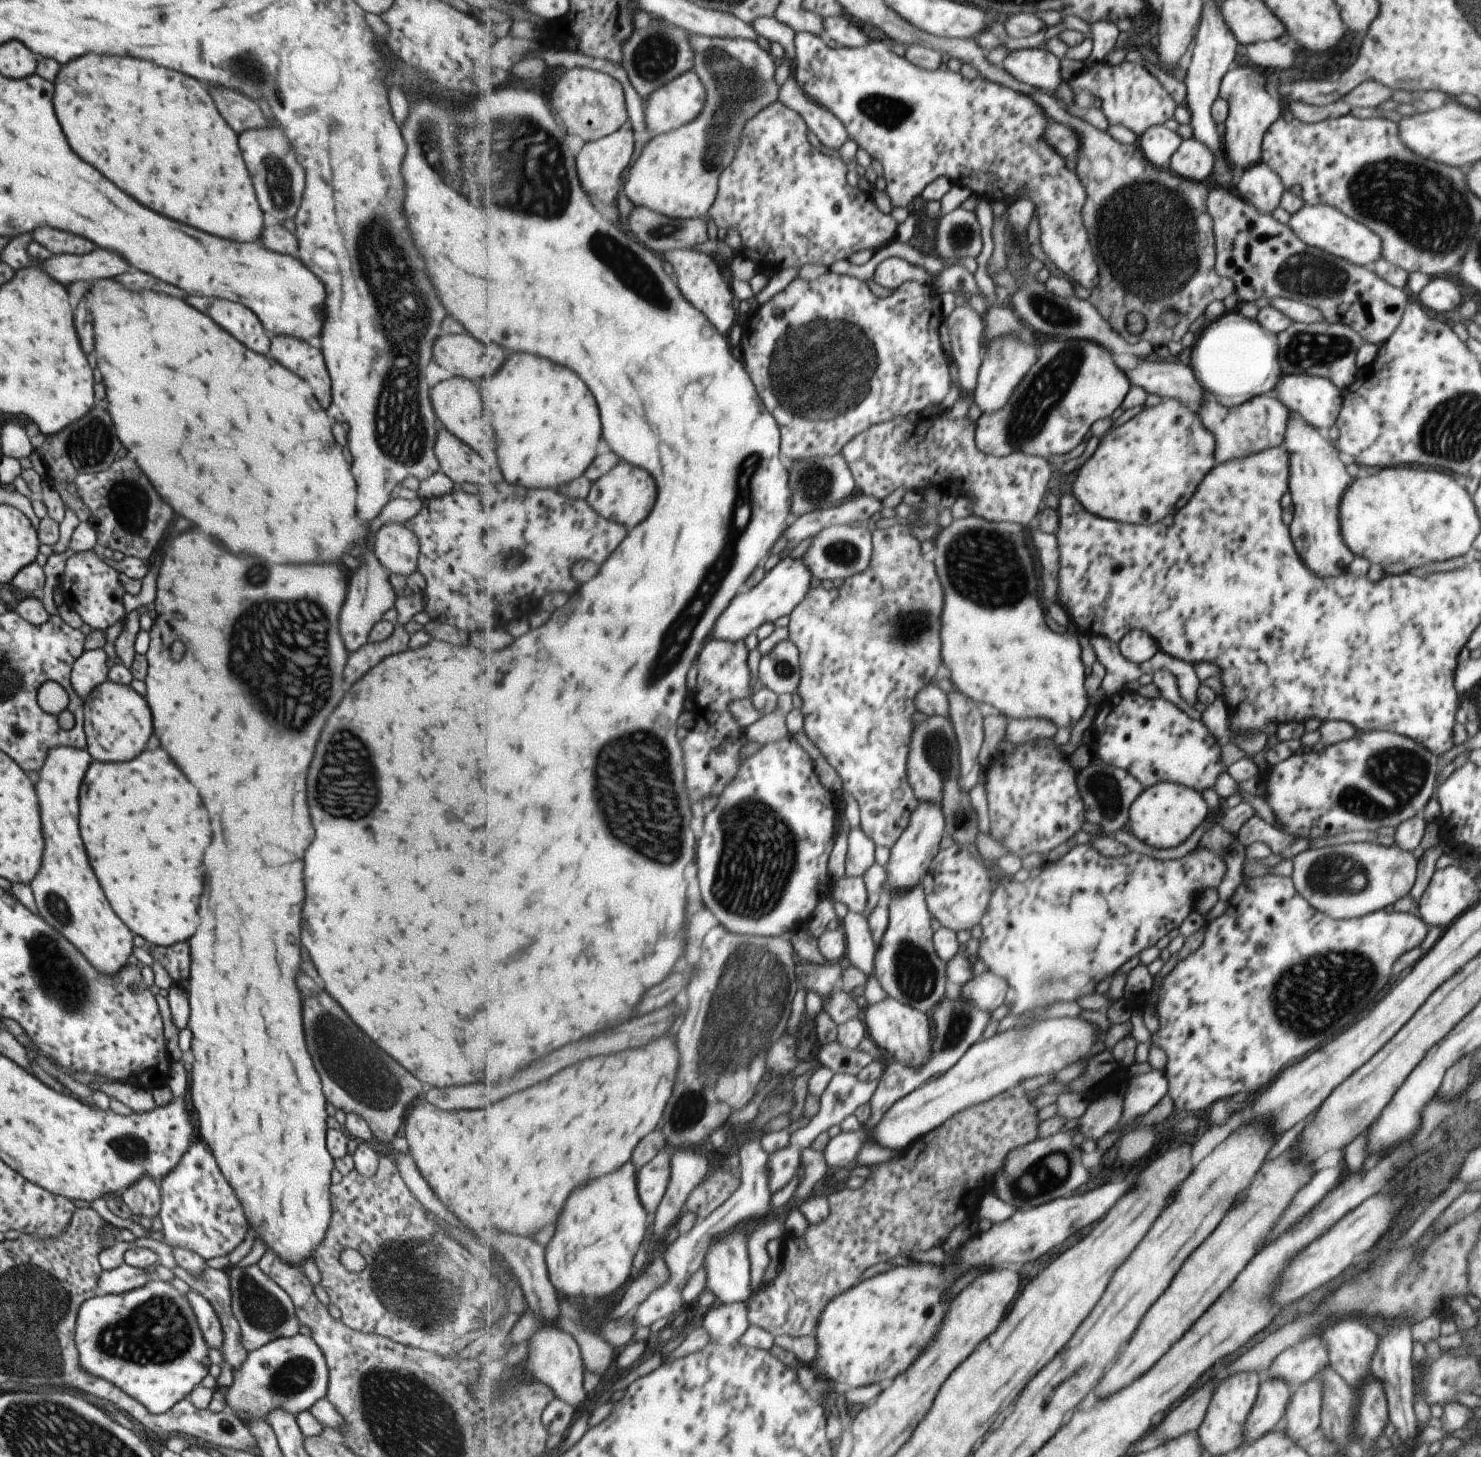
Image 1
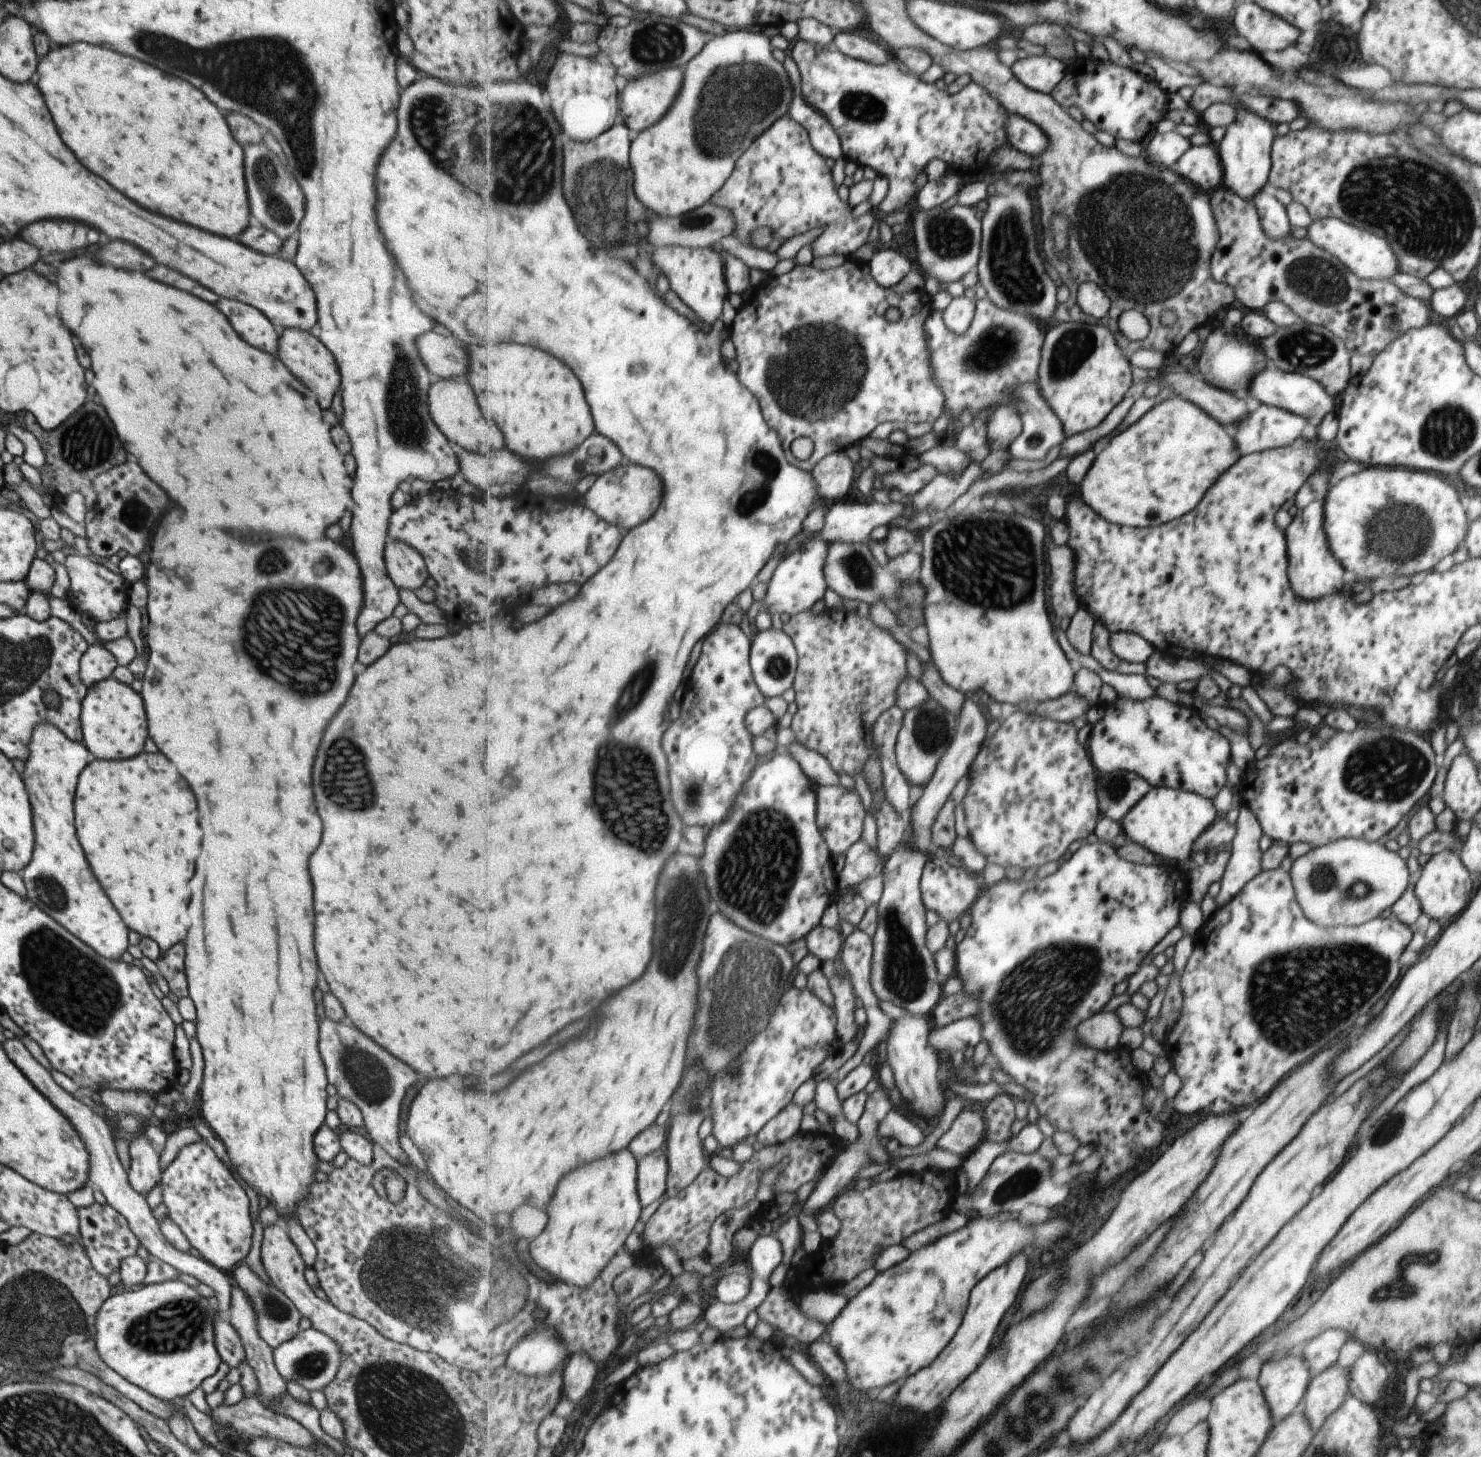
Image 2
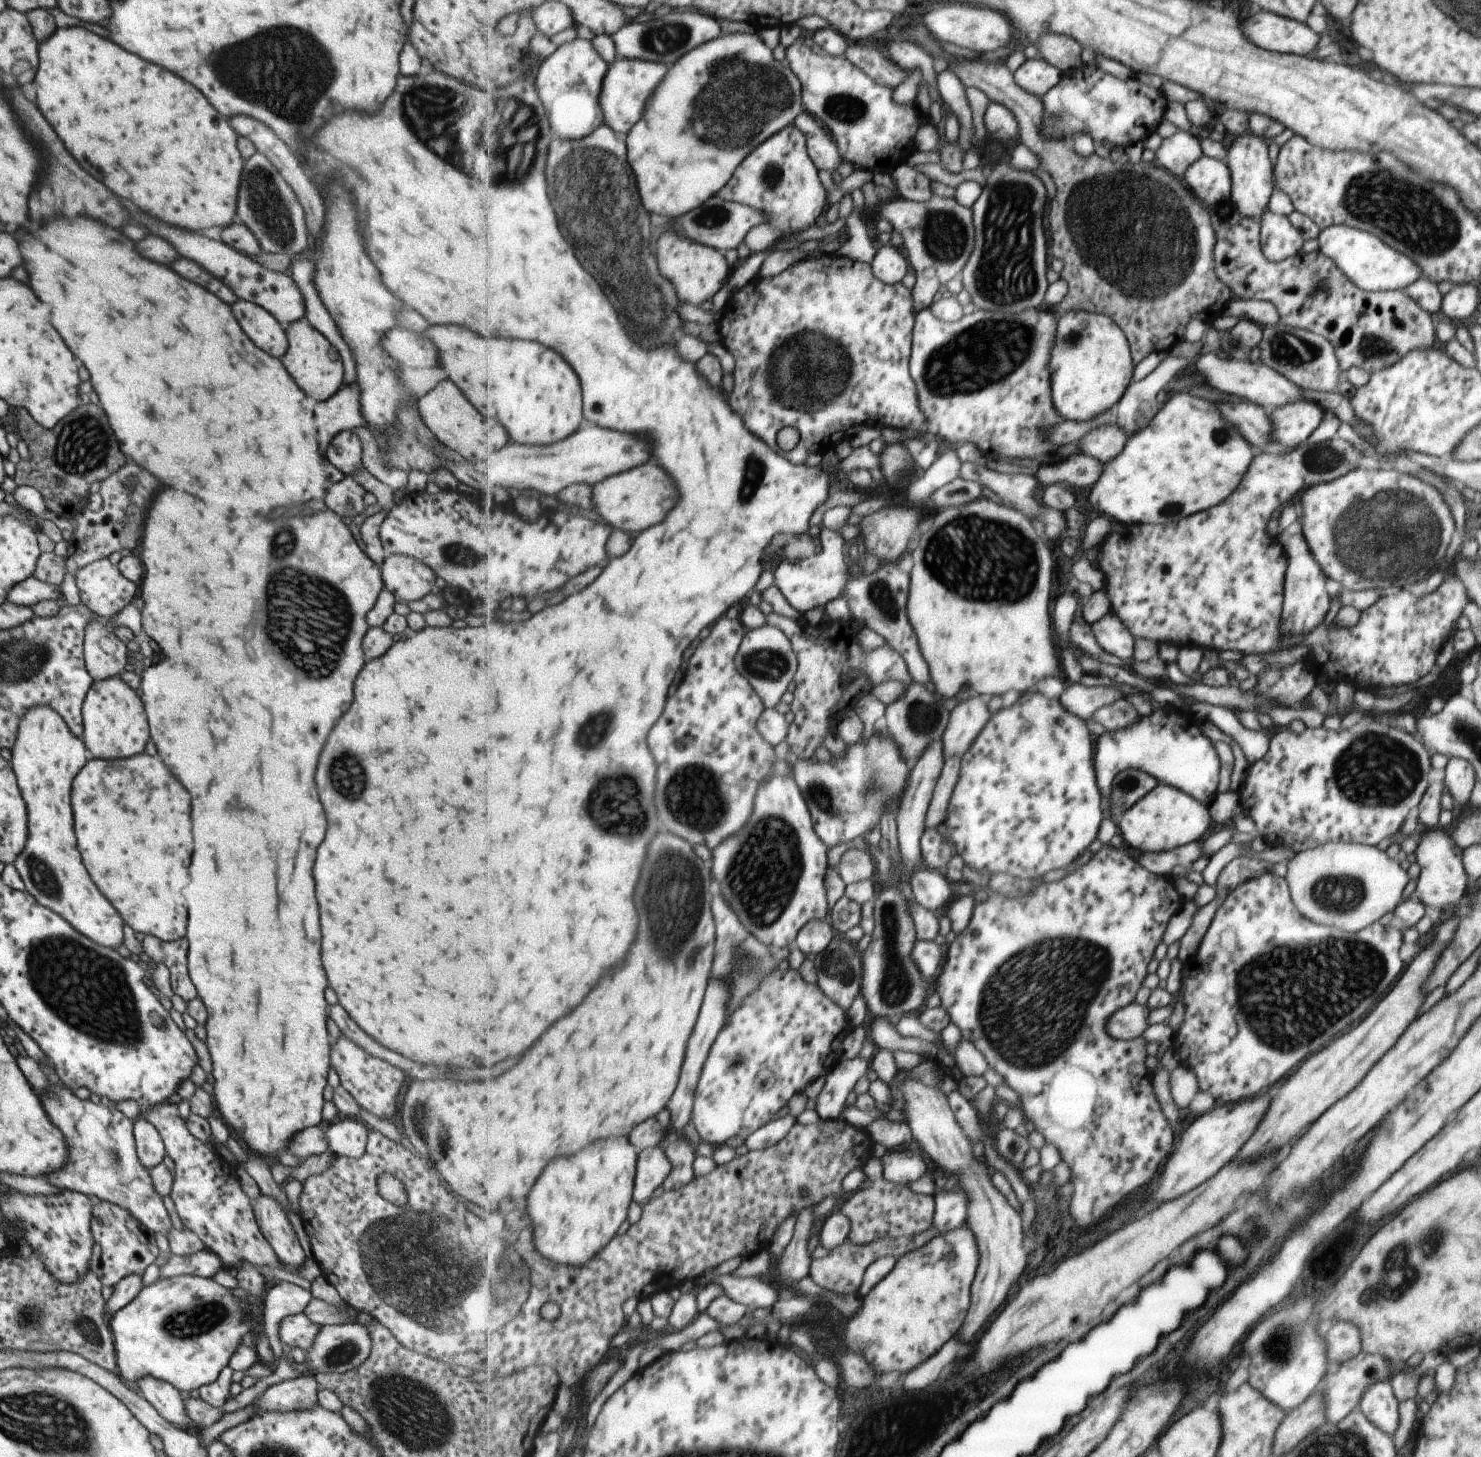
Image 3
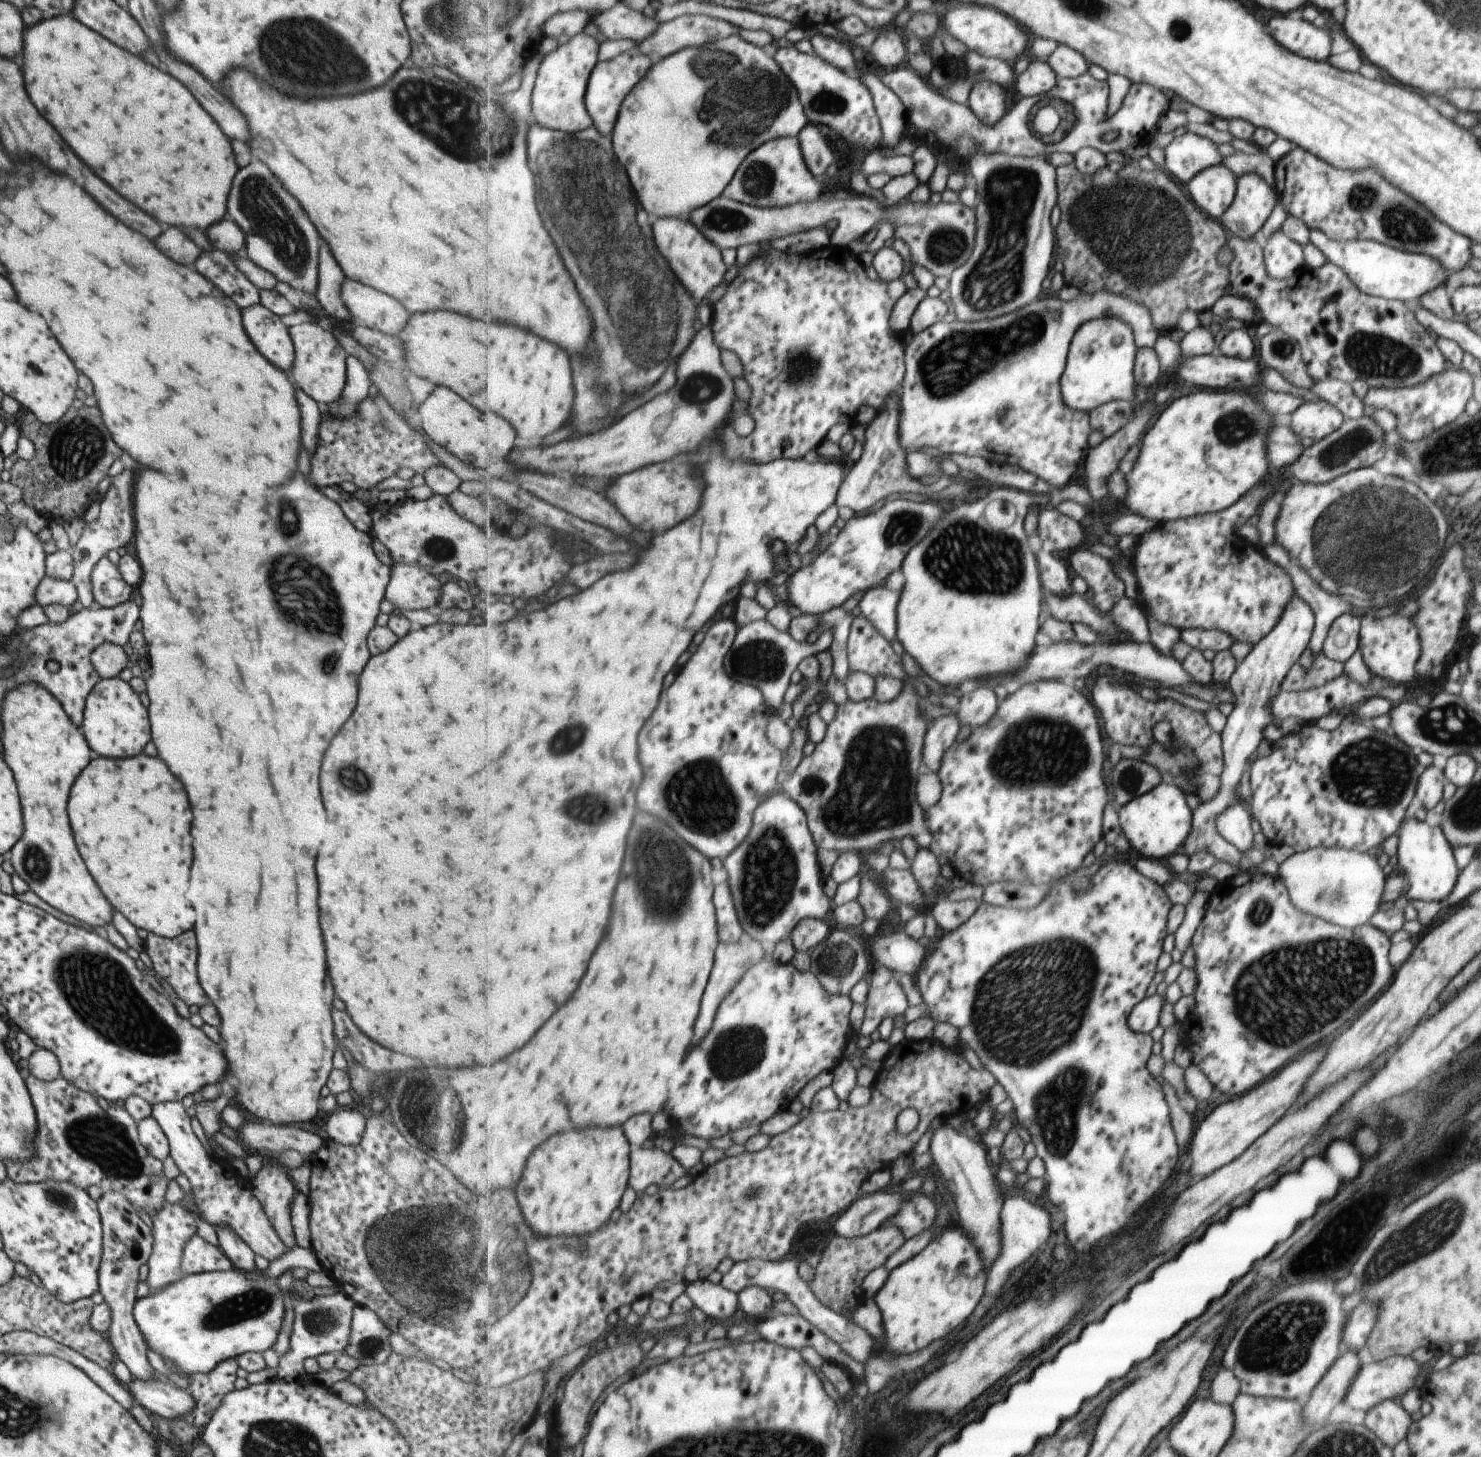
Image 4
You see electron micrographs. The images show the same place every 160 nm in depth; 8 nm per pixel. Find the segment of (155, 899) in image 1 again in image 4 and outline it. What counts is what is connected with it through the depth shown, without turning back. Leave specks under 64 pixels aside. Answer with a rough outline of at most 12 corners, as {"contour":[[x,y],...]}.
{"contour":[[92,756],[66,807],[113,910],[168,939],[191,812],[159,758]]}

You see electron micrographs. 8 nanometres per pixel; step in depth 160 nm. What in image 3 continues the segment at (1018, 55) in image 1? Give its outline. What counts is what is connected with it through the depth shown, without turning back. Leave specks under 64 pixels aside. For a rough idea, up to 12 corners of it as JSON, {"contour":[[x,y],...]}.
{"contour":[[1042,58],[1014,73],[1020,88],[1041,97],[1064,75]]}

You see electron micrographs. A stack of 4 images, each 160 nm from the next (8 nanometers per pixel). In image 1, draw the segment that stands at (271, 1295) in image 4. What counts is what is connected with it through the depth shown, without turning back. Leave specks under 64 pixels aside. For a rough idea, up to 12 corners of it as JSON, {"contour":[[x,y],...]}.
{"contour":[[155,1280],[83,1301],[79,1366],[151,1414],[187,1398],[208,1346]]}

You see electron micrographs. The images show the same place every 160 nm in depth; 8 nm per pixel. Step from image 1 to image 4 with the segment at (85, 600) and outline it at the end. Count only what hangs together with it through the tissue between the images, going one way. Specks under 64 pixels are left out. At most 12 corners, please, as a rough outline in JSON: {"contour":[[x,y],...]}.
{"contour":[[102,556],[90,574],[92,597],[113,608],[134,589]]}

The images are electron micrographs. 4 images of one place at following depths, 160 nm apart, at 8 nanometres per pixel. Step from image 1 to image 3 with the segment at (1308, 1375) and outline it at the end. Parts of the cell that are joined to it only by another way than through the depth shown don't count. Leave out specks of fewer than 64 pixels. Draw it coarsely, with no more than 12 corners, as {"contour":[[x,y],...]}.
{"contour":[[1339,1321],[1325,1334],[1329,1361],[1340,1364],[1361,1351],[1352,1322]]}

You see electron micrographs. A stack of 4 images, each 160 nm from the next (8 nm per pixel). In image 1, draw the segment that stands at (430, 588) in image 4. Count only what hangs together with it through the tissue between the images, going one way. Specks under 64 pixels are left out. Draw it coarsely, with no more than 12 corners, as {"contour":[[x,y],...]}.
{"contour":[[402,524],[376,531],[372,551],[388,574],[417,571],[418,540]]}

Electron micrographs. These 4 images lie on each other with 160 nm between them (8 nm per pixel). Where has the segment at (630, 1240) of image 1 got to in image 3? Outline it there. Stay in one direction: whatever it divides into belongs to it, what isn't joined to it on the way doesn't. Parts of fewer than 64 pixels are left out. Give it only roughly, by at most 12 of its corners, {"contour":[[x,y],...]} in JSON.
{"contour":[[597,1140],[543,1172],[534,1248],[583,1268],[634,1201],[638,1150]]}

